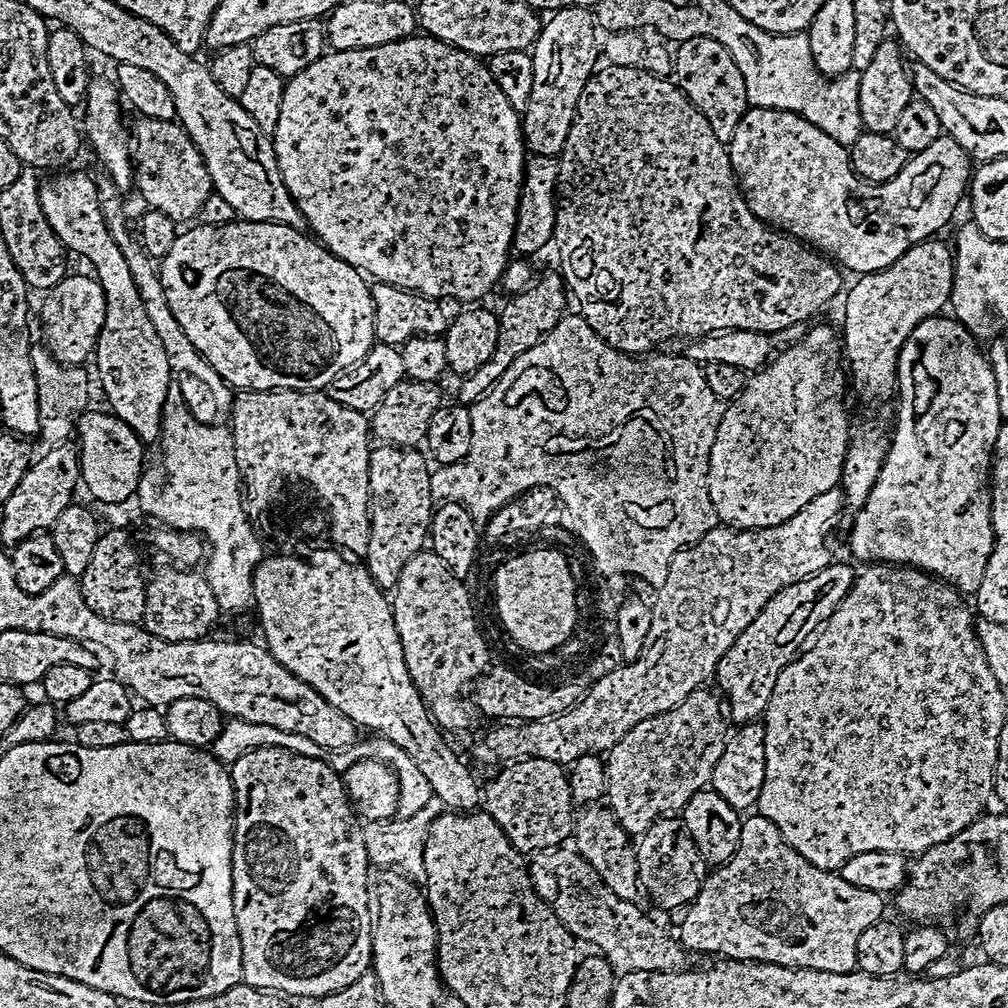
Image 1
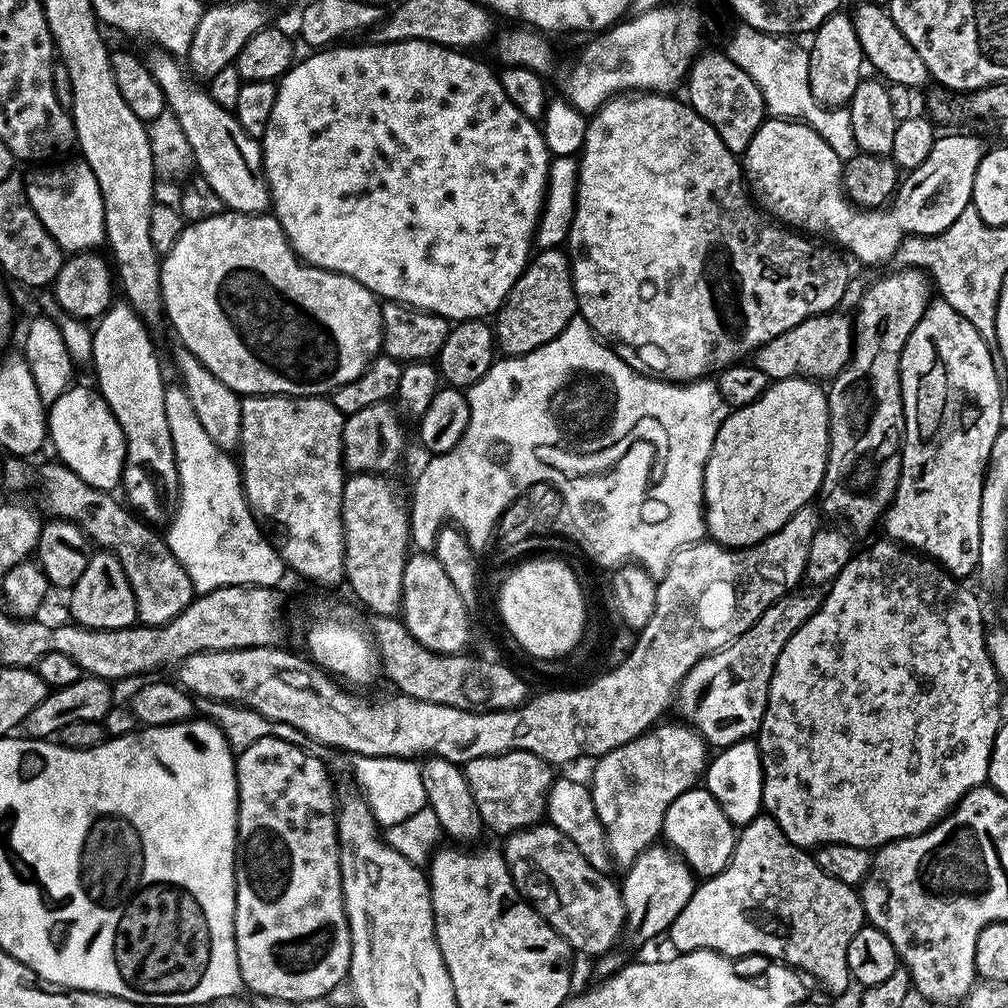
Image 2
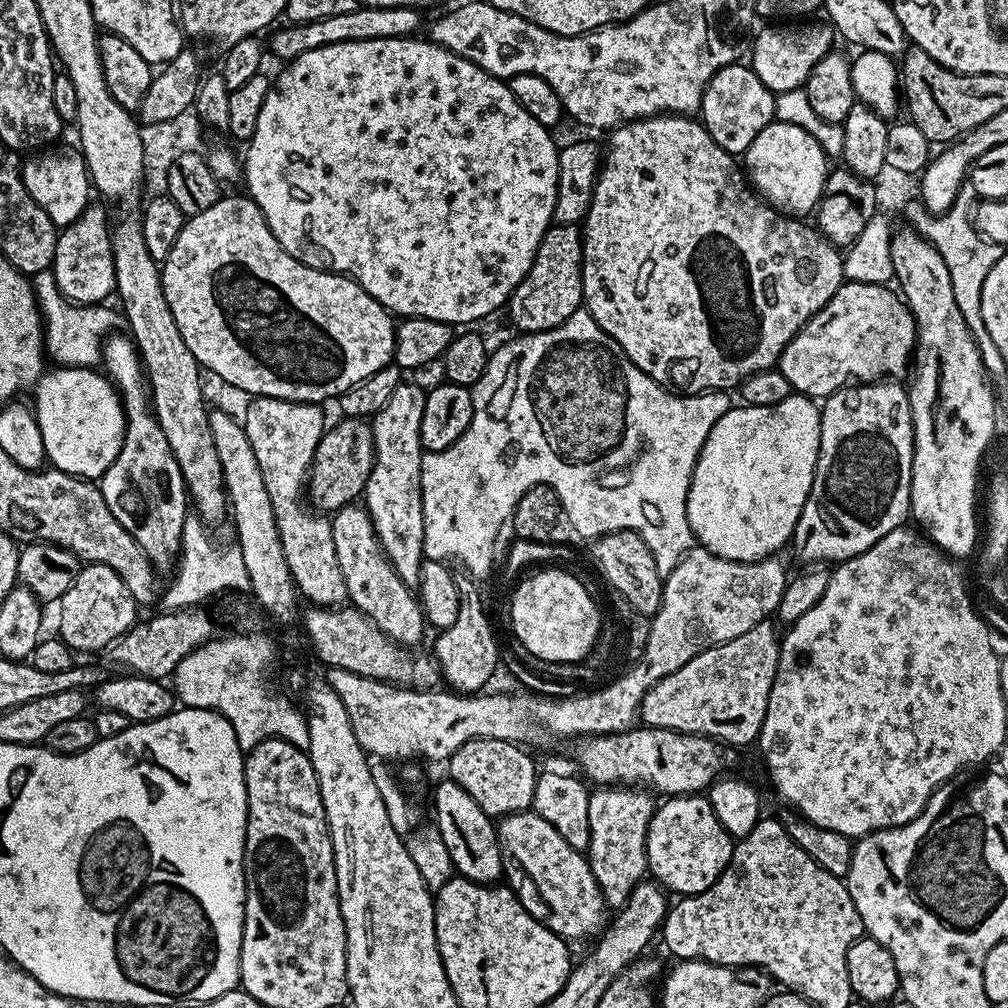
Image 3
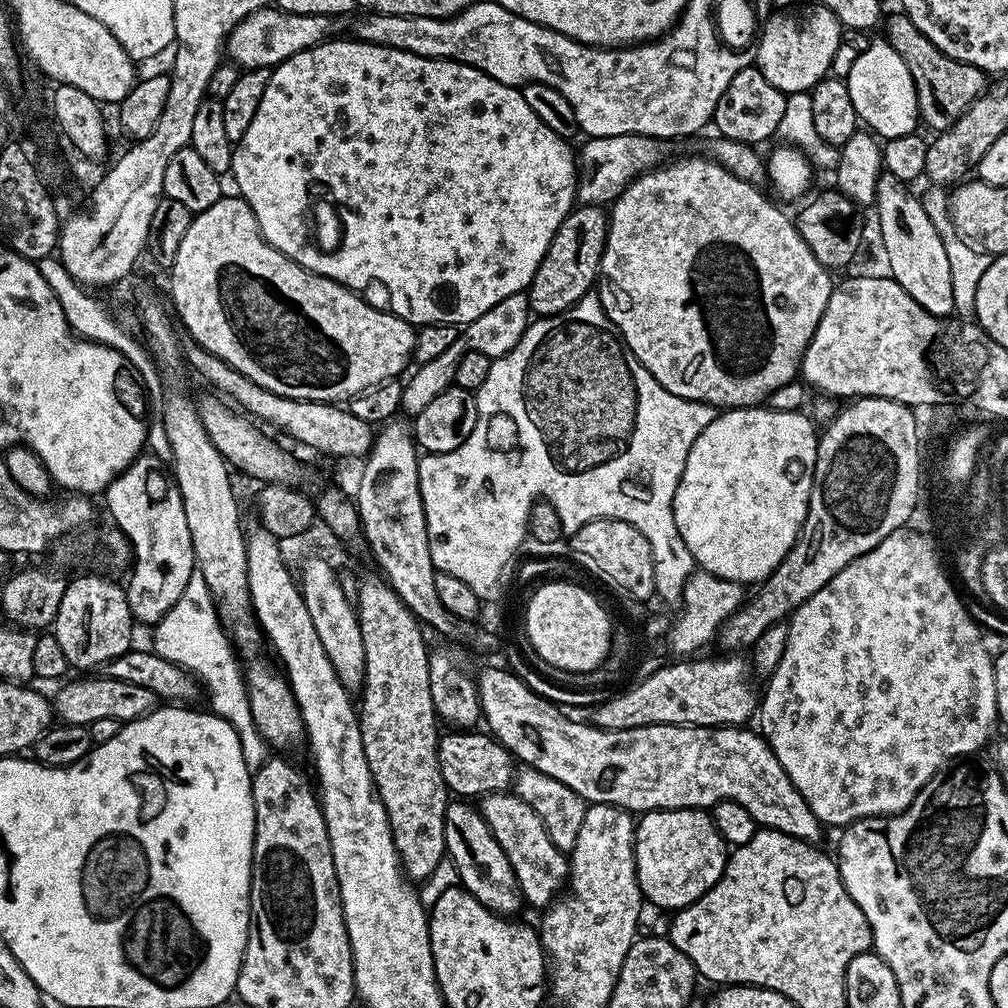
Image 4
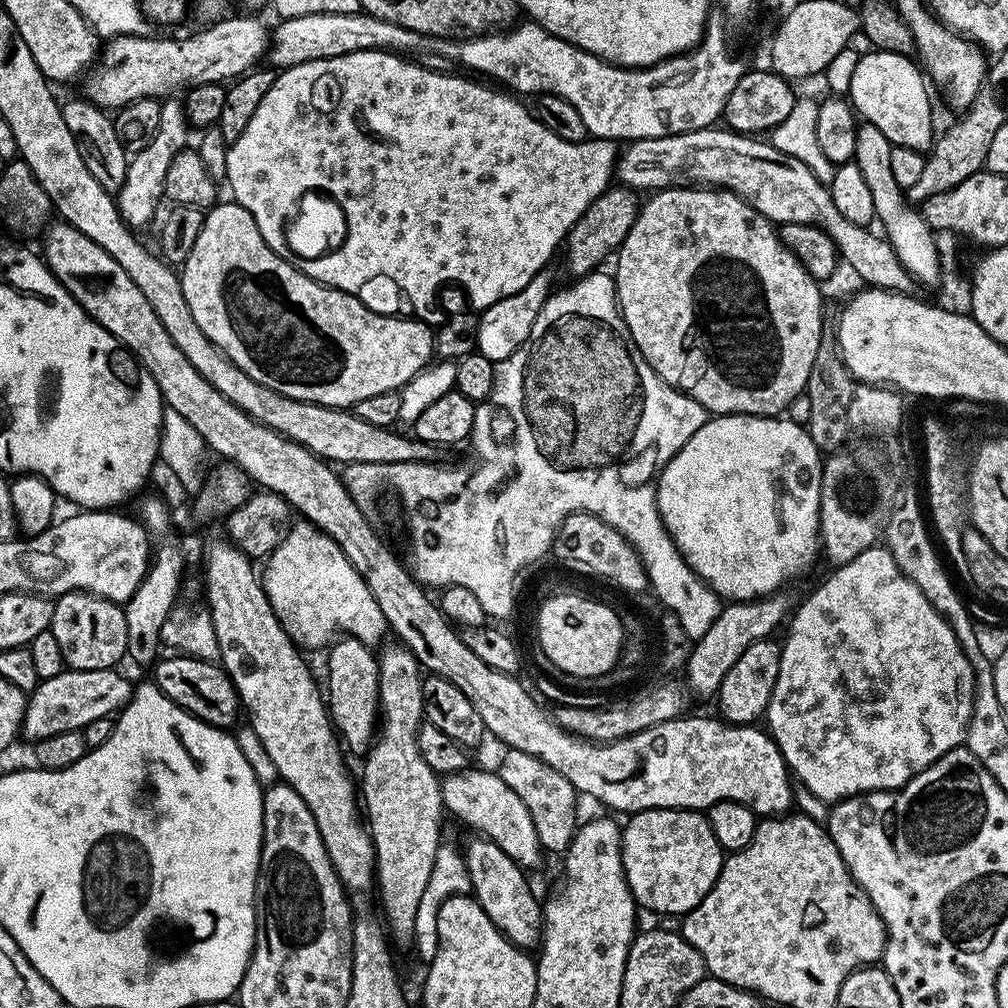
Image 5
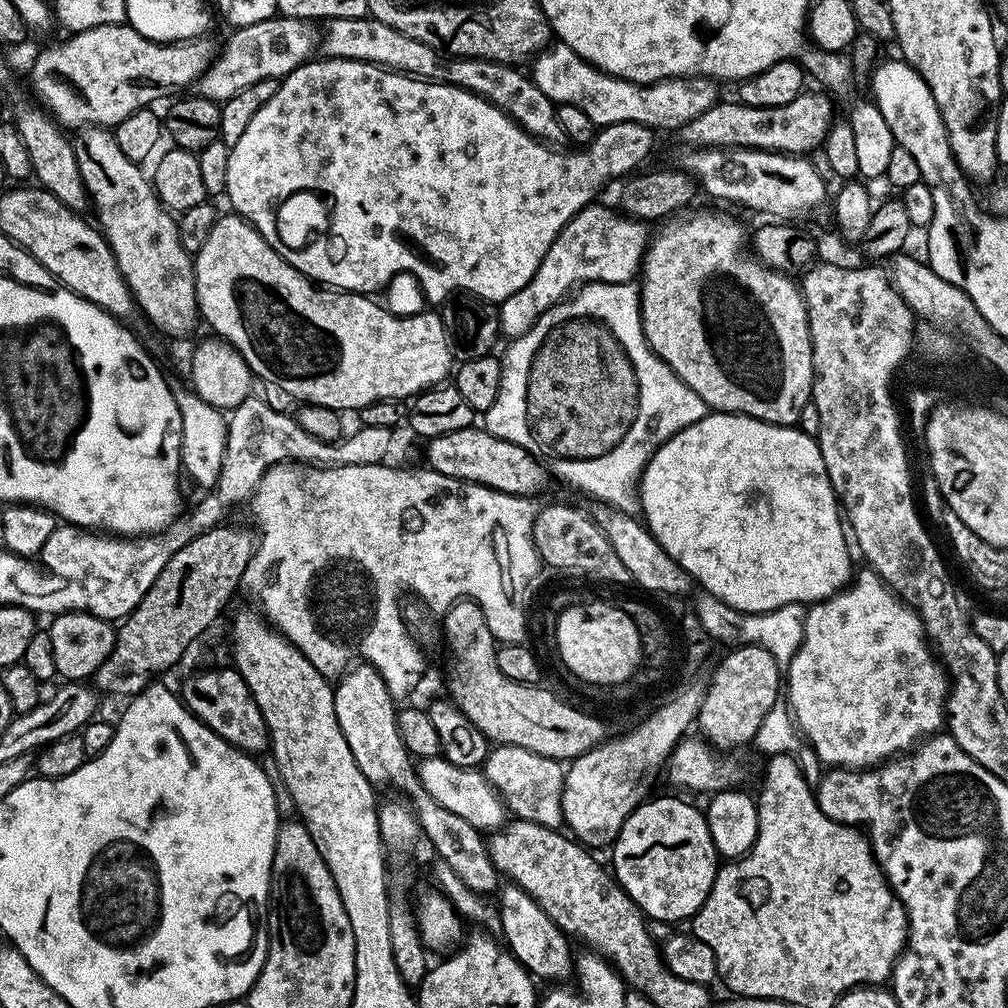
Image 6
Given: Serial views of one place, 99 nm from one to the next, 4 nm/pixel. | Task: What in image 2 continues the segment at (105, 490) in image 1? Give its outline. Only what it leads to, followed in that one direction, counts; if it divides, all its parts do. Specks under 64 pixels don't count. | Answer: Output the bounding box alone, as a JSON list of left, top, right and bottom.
[48,386,124,490]

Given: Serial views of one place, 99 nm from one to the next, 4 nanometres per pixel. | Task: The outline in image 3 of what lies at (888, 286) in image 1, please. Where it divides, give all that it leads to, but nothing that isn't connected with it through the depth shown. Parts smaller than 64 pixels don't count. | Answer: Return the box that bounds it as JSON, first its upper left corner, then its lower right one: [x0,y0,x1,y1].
[794,382,914,566]

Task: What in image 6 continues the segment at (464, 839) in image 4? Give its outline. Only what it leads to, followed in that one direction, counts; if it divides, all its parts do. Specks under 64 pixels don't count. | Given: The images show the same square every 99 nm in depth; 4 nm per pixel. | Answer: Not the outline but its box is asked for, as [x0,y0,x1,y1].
[498,883,570,982]

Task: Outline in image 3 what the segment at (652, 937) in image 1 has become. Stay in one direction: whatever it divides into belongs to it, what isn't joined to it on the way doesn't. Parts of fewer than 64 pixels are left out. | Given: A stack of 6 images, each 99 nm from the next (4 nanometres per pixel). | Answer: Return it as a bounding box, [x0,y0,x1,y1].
[498,810,606,941]

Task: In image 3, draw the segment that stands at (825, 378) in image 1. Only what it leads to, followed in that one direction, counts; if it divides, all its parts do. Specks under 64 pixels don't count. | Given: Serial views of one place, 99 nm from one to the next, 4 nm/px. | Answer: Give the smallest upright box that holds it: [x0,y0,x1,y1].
[686,394,820,564]

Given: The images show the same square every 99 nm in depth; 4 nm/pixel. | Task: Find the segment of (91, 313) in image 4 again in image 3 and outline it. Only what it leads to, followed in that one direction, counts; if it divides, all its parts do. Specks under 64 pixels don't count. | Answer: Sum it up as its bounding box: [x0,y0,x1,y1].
[31,267,126,368]

